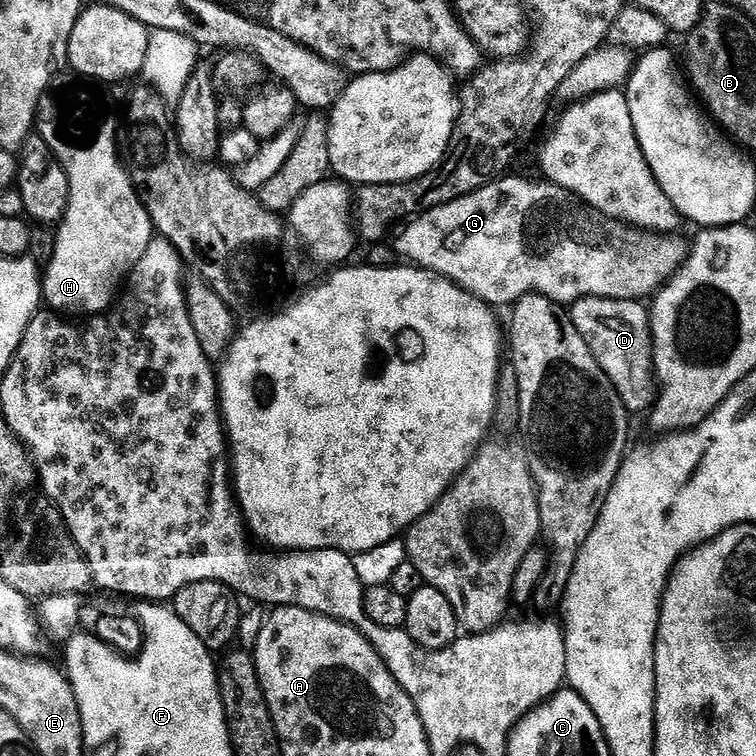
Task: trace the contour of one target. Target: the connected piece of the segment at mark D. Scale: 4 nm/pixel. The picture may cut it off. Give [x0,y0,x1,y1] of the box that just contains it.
[570,296,656,415]

